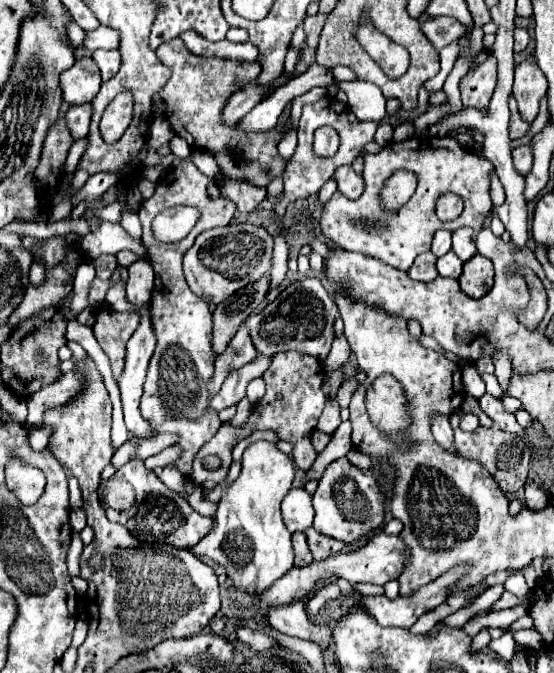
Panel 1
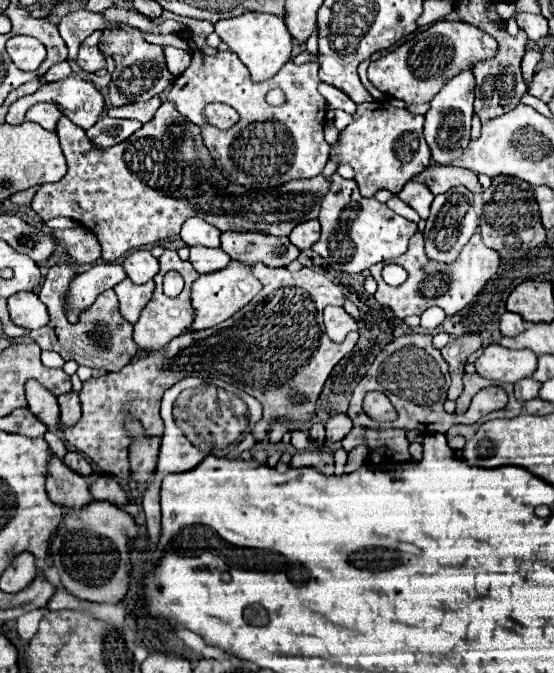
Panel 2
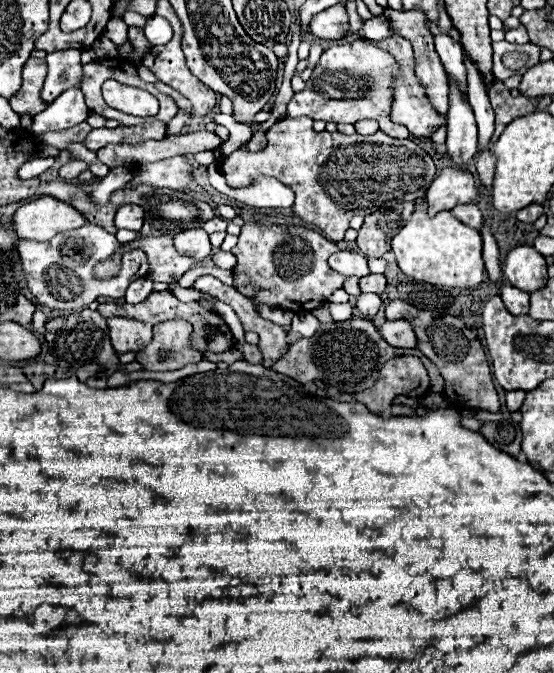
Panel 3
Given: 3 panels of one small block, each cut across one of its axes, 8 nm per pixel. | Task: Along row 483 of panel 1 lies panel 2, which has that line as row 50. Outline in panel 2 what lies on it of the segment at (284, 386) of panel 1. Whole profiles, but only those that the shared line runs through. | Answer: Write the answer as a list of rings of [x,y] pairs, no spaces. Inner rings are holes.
[[[194,50],[190,66],[174,80],[168,100],[176,104],[182,116],[200,124],[204,132],[204,146],[226,170],[230,180],[248,188],[274,188],[288,180],[318,176],[328,162],[330,146],[324,142],[328,104],[316,92],[318,84],[318,62],[302,66],[288,62],[276,76],[264,82],[252,82],[248,68],[234,52],[216,50],[214,54],[206,54],[204,50]],[[276,86],[280,86],[286,94],[286,102],[282,106],[270,106],[266,102],[268,90]],[[212,102],[232,106],[240,120],[228,130],[214,128],[204,118],[204,108]]]

